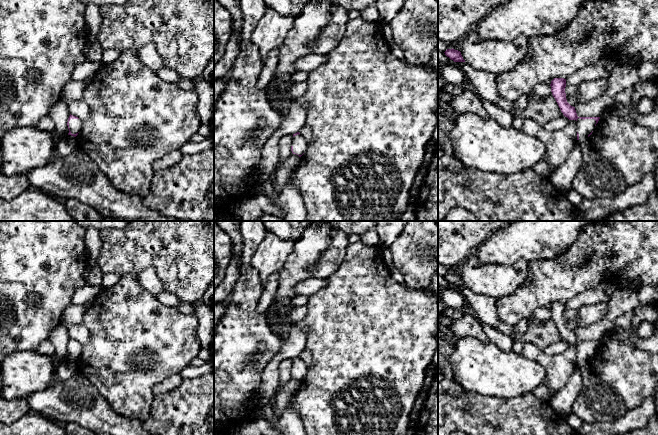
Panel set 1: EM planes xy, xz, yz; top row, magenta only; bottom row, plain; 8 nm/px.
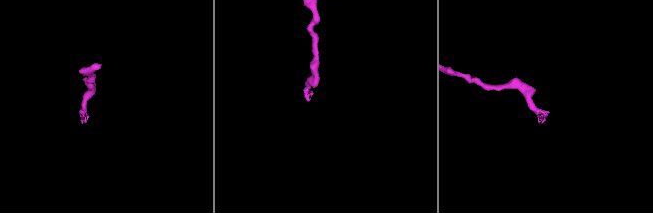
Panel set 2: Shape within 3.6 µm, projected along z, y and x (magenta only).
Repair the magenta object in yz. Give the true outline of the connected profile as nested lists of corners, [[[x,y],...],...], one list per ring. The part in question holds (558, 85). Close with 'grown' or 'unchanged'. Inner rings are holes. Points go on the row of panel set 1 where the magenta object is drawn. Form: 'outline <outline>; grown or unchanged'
outline [[[554,78],[551,81],[550,86],[552,95],[563,115],[569,120],[577,121],[577,140],[582,152],[582,163],[573,179],[572,188],[577,191],[582,198],[589,200],[594,200],[596,198],[613,198],[624,192],[628,186],[620,169],[614,163],[597,154],[588,143],[588,137],[592,134],[600,117],[577,116],[575,107],[571,106],[566,99],[566,79]]]; grown

